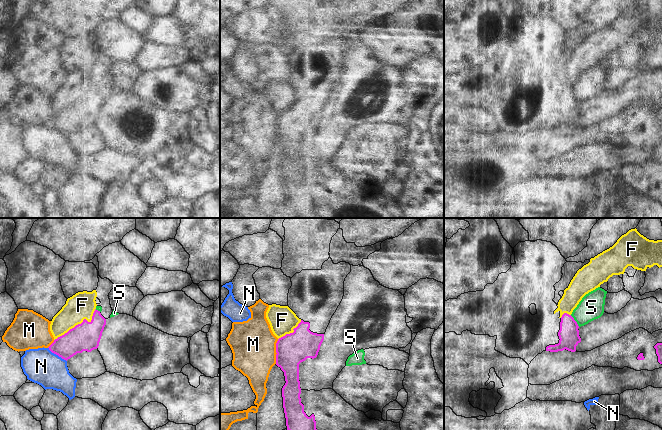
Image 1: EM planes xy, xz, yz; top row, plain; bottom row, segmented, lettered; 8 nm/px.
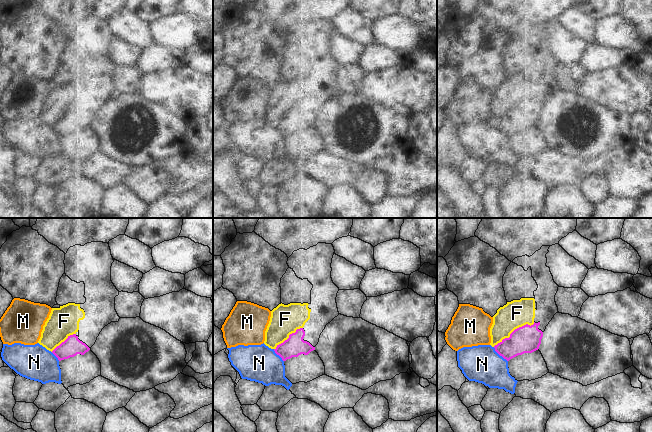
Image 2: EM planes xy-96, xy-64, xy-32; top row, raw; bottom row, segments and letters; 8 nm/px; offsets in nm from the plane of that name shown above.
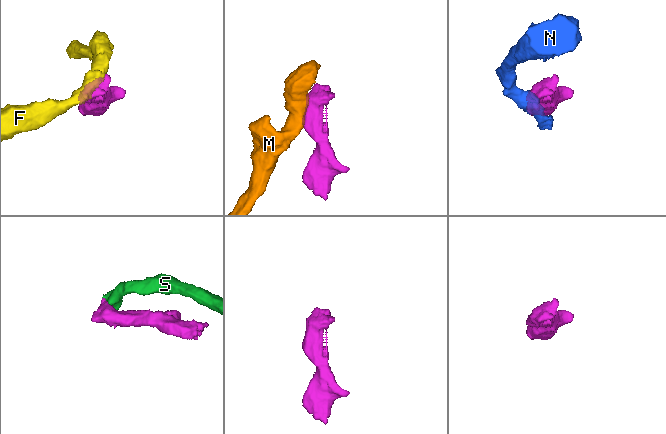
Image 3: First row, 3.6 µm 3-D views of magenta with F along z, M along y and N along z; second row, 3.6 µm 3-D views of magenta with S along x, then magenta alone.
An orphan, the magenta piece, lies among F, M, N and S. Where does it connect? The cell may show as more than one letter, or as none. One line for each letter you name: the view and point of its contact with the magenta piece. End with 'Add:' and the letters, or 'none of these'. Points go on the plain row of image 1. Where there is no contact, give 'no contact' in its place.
Add: none of these

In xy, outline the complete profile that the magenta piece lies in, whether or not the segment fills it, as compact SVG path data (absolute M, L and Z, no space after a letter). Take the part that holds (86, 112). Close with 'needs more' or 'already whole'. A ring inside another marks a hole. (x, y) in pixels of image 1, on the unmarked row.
M99 48L98 54L96 74L101 78L97 82L101 82L102 87L95 85L90 98L84 95L81 100L76 101L67 109L55 115L48 123L52 129L66 137L77 129L82 129L83 127L91 128L98 124L106 96L110 94L113 88L108 71L115 61L107 54L102 55L99 52Z; needs more

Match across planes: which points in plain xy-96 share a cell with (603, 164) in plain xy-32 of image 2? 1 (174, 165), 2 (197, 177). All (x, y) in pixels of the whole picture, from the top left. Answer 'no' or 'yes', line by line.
1: yes
2: yes

